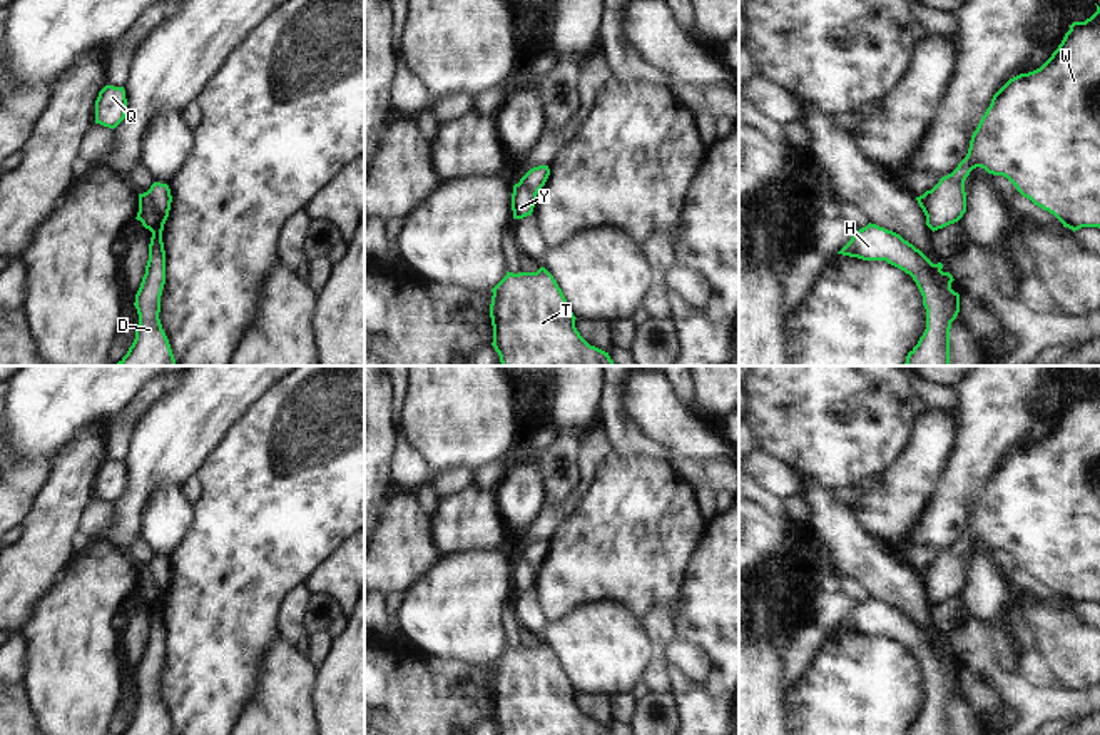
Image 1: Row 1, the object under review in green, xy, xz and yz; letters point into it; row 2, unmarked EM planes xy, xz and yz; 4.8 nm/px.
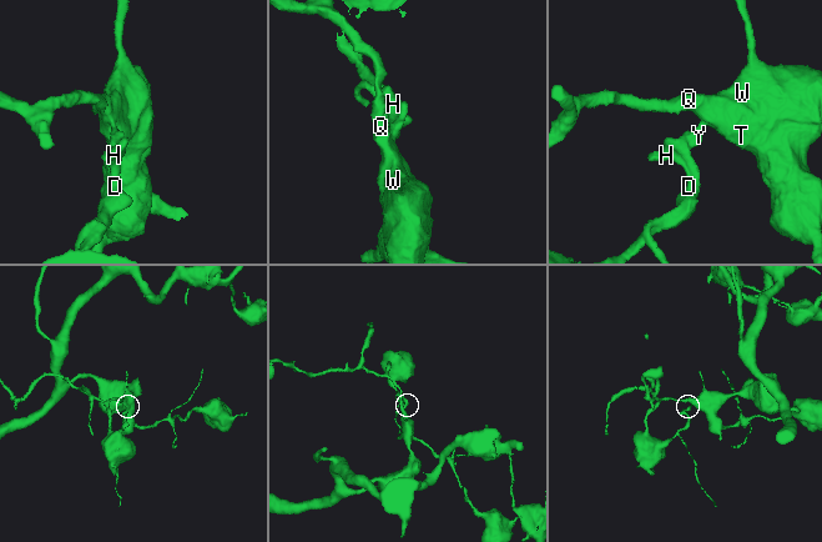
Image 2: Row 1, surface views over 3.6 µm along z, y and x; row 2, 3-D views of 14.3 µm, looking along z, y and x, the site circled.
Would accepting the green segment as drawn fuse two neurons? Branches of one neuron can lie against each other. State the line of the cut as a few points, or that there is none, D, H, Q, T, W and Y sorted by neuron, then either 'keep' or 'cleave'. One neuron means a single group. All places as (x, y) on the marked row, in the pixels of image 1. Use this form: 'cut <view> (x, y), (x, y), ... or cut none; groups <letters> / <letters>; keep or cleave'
cut xy (146, 192), (159, 217), (151, 231); groups D H / Q T W Y; cleave

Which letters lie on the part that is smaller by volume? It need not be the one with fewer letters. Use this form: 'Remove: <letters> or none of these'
Remove: D, H

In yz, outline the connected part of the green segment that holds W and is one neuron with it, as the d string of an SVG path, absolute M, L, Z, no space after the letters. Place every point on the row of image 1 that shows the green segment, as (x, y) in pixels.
M1100 7L1085 22L1073 22L1058 48L1036 70L1010 79L991 99L971 135L966 157L940 179L926 202L926 226L934 232L958 222L966 212L965 180L976 167L1006 177L1035 205L1053 214L1073 232L1100 229Z

